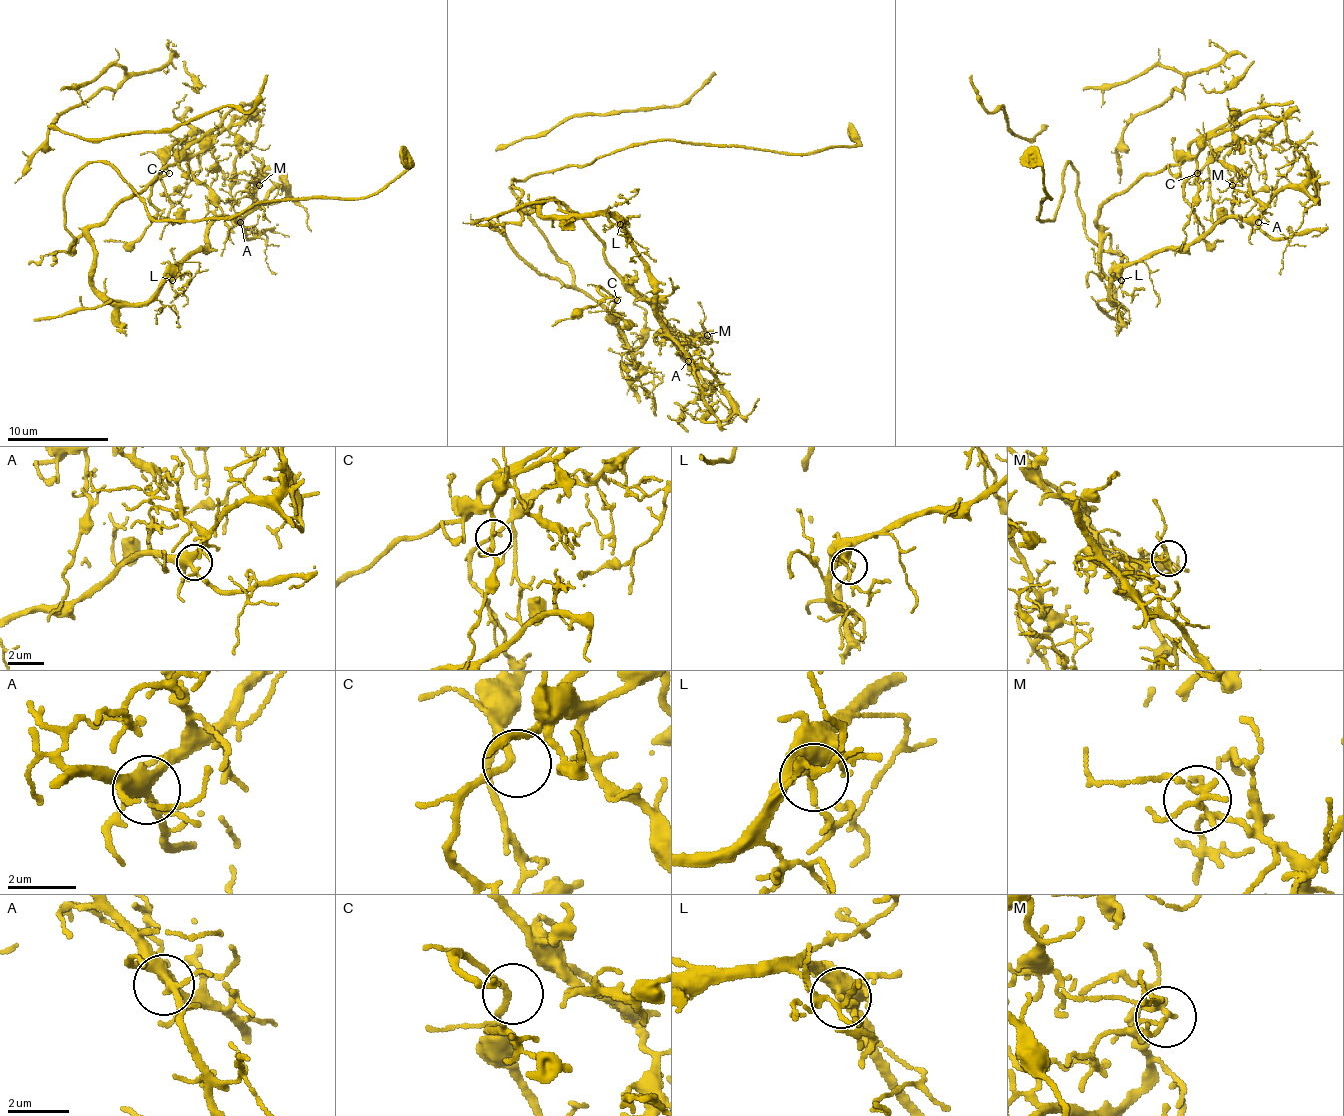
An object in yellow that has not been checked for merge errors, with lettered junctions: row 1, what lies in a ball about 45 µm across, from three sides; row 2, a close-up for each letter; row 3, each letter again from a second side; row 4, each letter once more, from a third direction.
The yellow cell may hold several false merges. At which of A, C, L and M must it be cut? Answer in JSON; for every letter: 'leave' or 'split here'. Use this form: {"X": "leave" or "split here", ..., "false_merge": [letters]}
{"A": "leave", "C": "leave", "L": "leave", "M": "split here", "false_merge": ["M"]}

